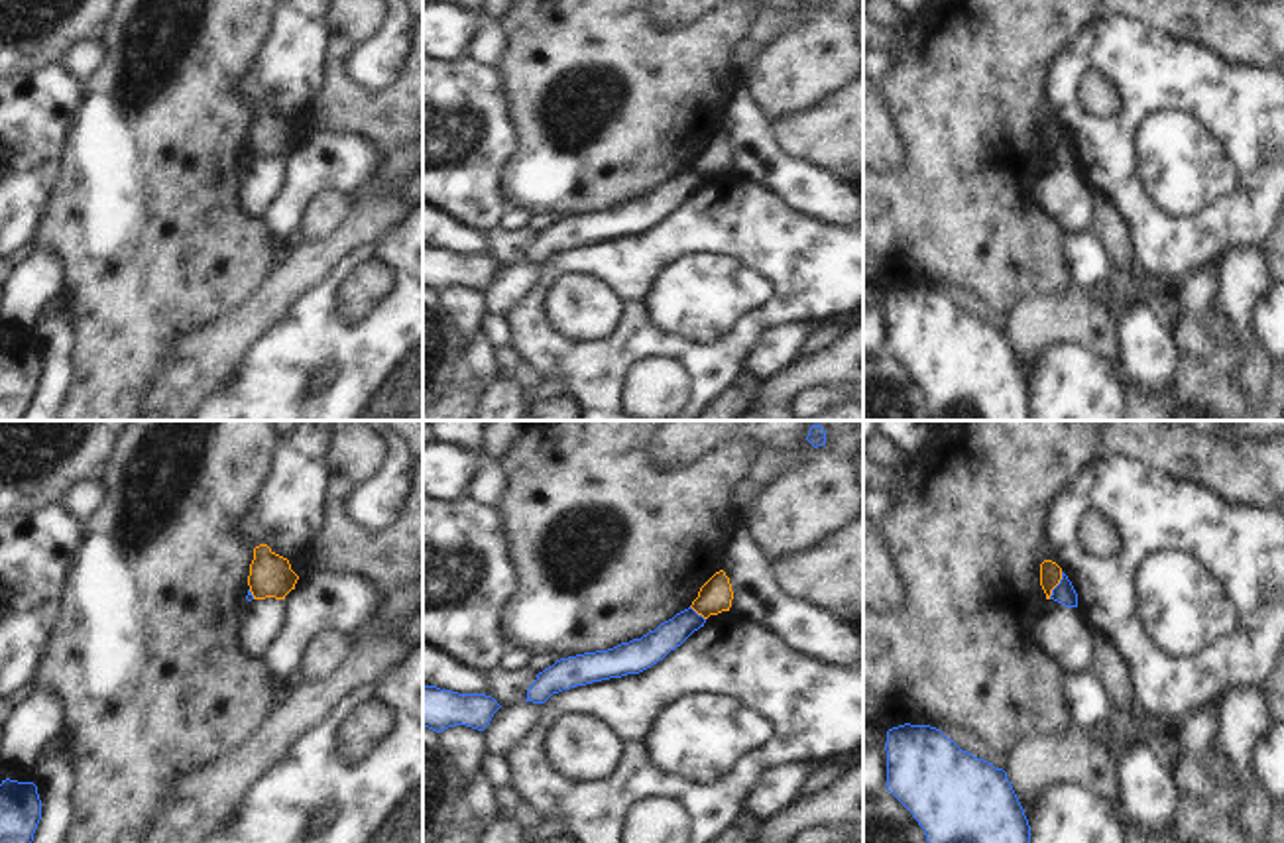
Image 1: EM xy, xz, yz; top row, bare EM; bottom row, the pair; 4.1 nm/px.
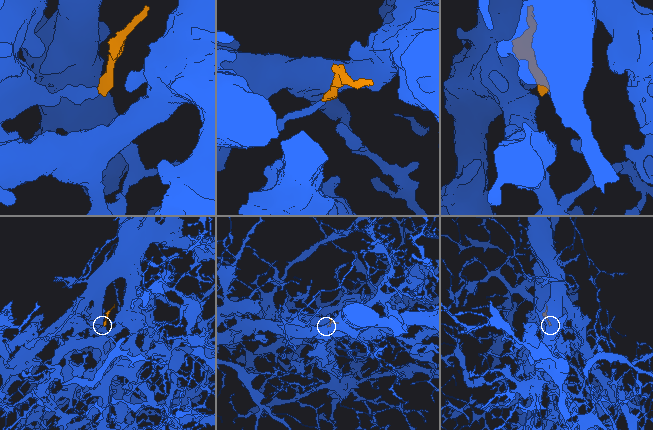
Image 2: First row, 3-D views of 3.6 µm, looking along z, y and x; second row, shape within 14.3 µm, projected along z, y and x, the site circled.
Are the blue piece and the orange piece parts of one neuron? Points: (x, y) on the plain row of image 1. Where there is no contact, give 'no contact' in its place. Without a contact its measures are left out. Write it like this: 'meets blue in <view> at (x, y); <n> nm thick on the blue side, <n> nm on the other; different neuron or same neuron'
meets blue in yz at (1056, 146); 90 nm thick on the blue side, 90 nm on the other; different neuron

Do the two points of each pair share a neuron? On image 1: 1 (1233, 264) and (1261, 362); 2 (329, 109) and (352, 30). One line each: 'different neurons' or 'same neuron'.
1: same neuron
2: same neuron

